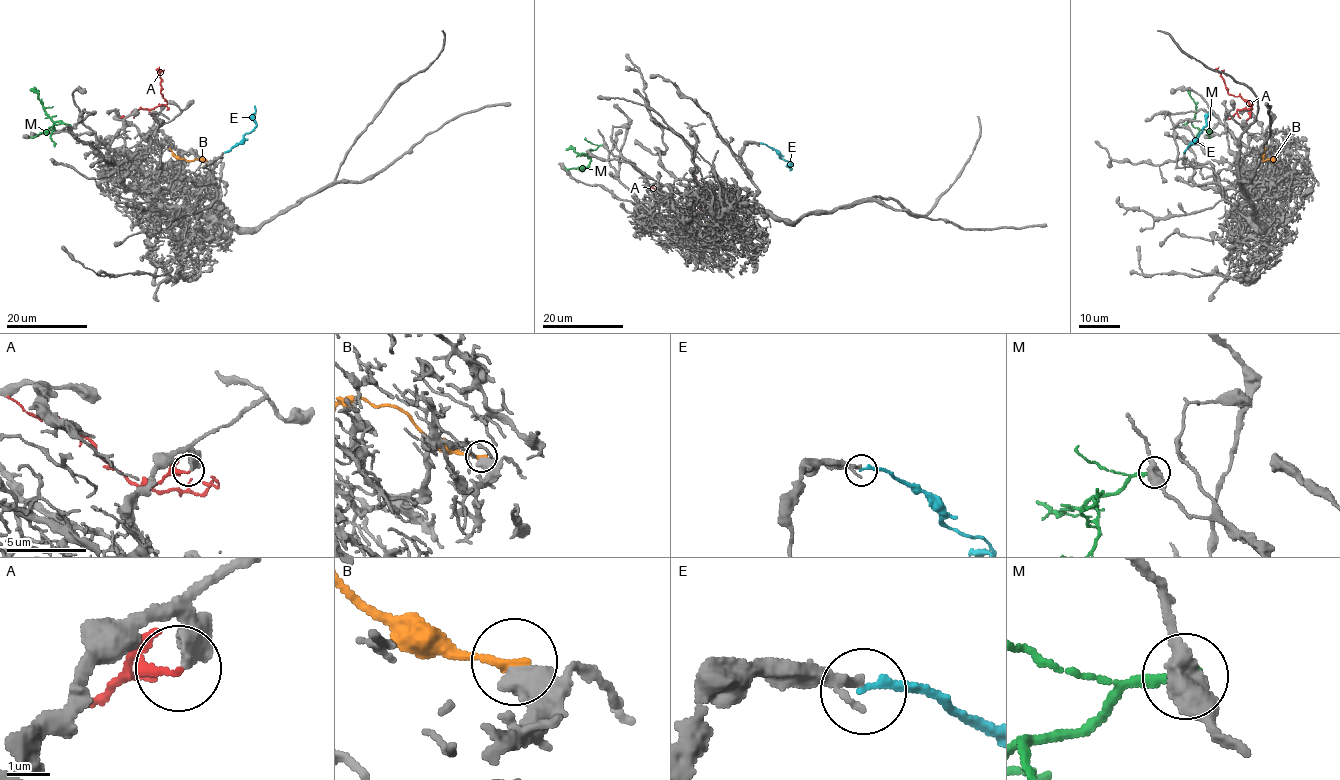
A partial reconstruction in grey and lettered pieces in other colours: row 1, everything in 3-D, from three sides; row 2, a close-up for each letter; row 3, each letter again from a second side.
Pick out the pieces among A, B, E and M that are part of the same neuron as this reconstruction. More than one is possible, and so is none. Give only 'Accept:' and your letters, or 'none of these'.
Accept: E

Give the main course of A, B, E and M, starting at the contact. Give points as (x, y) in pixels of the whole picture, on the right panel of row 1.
A: (1247, 125), (1252, 104), (1228, 93), (1218, 66)
B: (1275, 162), (1261, 159), (1266, 147)
E: (1185, 153), (1206, 125), (1206, 115), (1211, 106)
M: (1186, 125), (1189, 121), (1195, 127), (1208, 130), (1208, 137)

